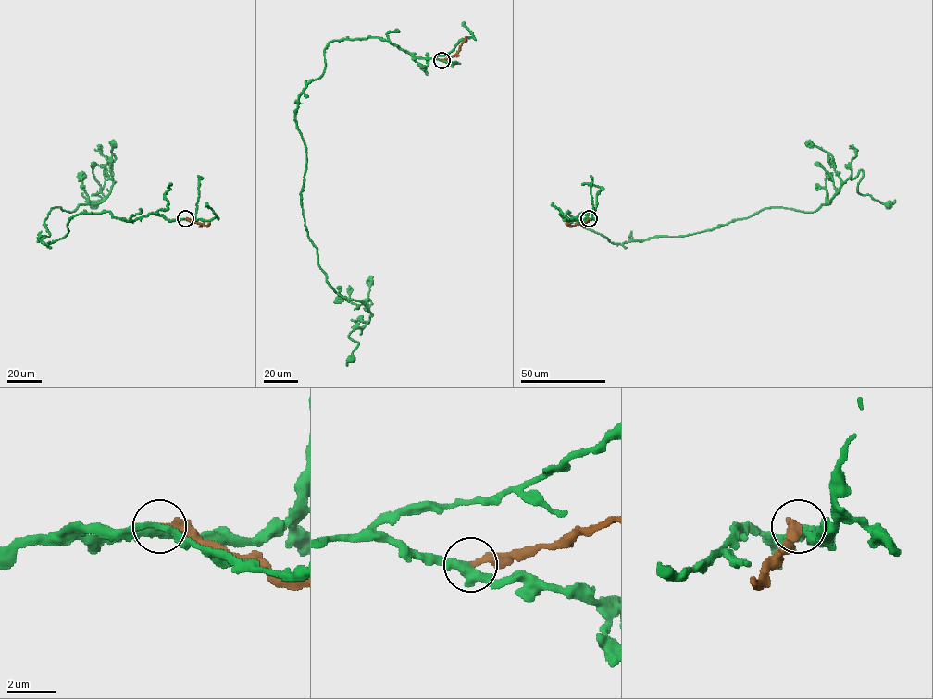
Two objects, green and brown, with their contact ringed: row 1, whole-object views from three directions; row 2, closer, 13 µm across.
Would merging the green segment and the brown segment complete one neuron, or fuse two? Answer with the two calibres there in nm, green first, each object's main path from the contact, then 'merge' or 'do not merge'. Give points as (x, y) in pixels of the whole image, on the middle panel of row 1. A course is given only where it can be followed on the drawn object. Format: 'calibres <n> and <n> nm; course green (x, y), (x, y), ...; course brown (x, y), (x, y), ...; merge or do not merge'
calibres 400 and 240 nm; course green (441, 60), (335, 40), (299, 97), (304, 226), (326, 282), (370, 312), (350, 359); course brown (441, 60), (454, 56), (466, 36); do not merge

